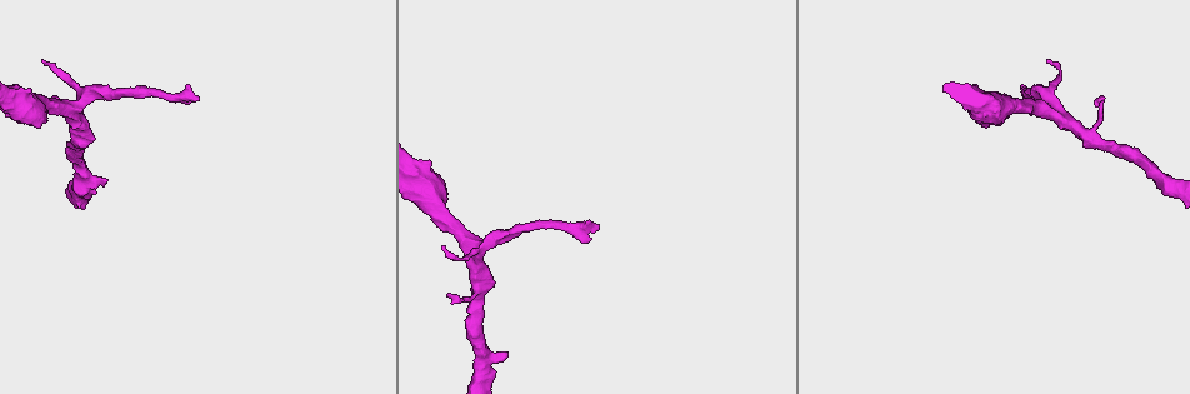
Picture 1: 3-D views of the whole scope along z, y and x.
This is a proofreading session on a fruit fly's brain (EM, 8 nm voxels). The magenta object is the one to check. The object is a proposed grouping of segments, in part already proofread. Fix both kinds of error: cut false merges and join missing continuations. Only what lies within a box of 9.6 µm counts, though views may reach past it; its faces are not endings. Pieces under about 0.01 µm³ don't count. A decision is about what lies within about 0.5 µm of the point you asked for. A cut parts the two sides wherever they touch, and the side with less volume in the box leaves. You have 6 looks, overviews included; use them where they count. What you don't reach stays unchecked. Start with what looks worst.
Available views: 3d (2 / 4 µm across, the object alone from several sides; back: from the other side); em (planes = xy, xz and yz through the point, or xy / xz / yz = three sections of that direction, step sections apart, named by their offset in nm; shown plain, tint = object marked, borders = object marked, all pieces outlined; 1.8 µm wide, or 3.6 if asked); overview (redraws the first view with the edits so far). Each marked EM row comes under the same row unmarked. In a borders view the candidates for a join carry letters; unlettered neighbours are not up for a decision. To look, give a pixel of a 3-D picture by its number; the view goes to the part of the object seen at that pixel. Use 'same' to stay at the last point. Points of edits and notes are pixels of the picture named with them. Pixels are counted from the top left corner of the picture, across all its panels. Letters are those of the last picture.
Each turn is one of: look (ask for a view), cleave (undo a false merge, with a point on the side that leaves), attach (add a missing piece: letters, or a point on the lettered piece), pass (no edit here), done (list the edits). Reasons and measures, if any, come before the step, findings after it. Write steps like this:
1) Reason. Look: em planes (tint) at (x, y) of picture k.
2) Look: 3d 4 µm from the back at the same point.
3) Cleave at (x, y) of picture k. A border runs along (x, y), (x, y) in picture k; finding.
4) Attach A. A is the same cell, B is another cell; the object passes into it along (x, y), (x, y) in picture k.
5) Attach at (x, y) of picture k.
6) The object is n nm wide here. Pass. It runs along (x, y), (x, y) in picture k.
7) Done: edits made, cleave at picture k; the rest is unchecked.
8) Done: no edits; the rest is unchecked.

An open end. Look: em yz step 16 (borders) at (197, 100) of picture 1.

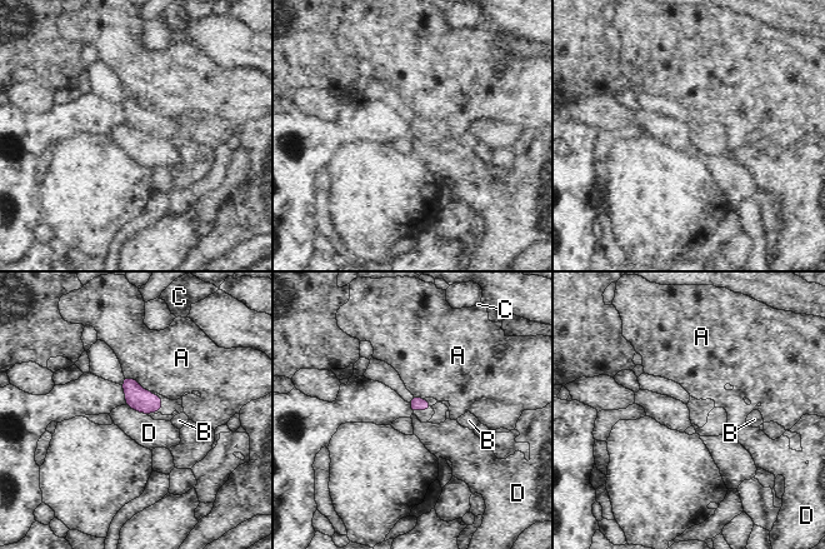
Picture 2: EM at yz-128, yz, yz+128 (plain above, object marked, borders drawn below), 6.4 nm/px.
Cut it another way. Look: em planes (borders) at the same point.

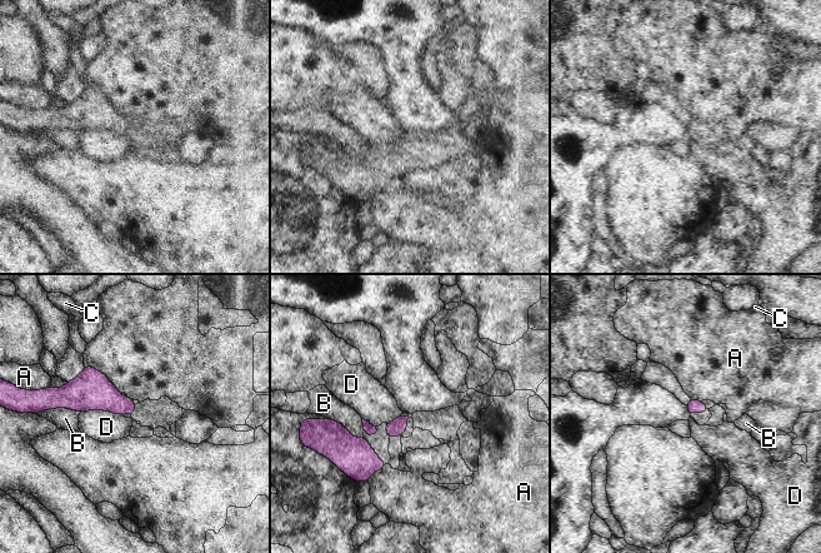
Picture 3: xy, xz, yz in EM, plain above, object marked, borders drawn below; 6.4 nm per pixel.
Pass. A, B, C and D are other cells; a border runs along (80, 412), (110, 410), (121, 416) in picture 3; none of them fits.

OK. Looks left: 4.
Branch stops here. Look: em planes (borders) at (108, 179) of picture 1.

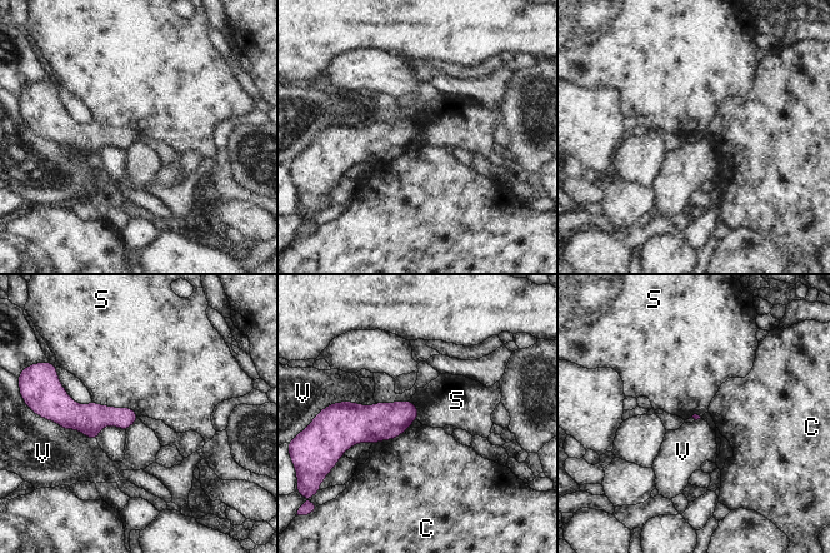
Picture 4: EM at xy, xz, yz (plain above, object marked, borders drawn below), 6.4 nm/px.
Pass. C, S and V are other cells; a border runs along (93, 400), (129, 407), (139, 416) in picture 4; none of them fits.

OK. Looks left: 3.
Abrupt turn. Look: 3d 4 µm from the back at (1046, 112) of picture 1.

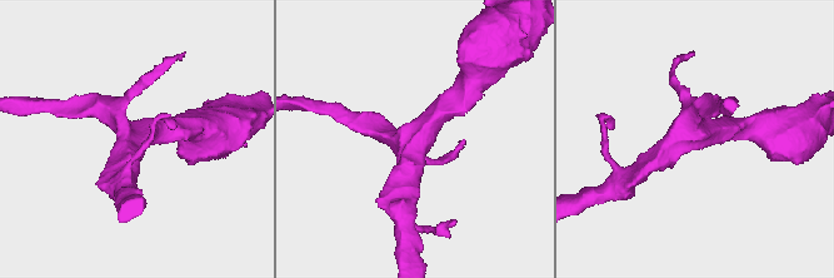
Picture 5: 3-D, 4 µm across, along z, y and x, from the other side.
4 arms meet here. Look: em 3.6 µm xy step 16 (tint) at (691, 139) of picture 5.

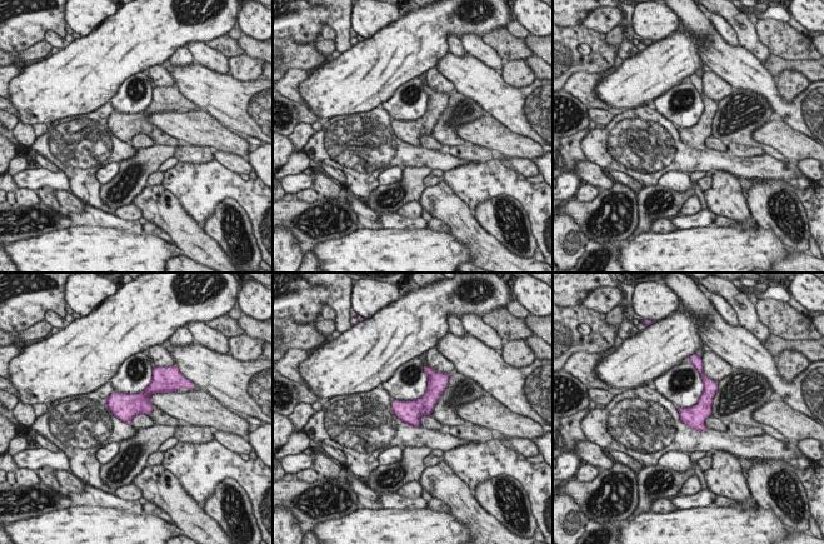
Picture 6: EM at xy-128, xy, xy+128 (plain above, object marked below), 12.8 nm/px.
Cut it another way. Look: em 3.6 µm planes (borders) at the same point.

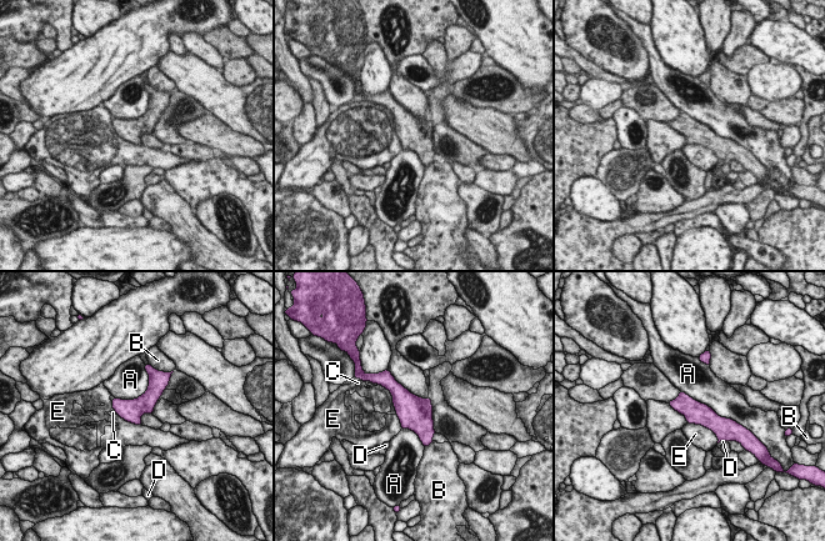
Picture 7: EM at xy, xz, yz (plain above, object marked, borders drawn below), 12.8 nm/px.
The longest contact is with A, 850 nm. Pass. A, B, C, D and E are other cells; continuous, no second cell.

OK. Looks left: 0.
Done: no edits; the rest is unchecked.

